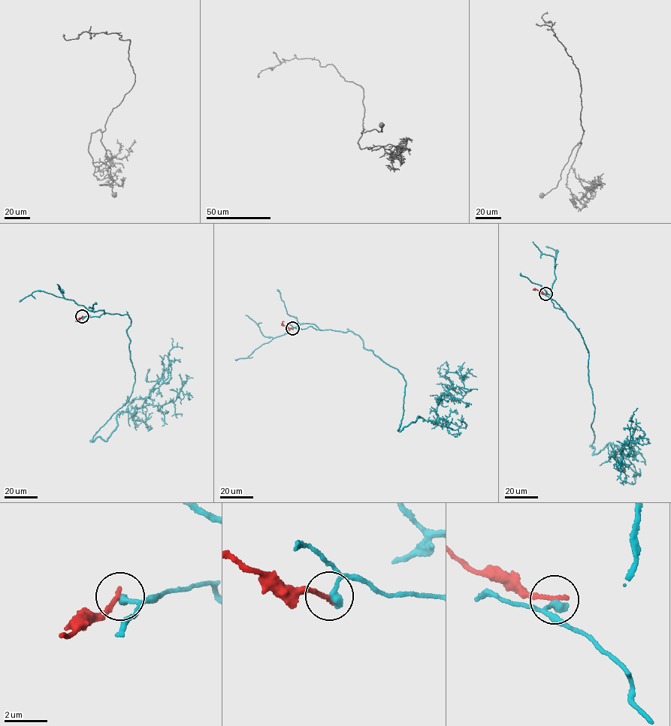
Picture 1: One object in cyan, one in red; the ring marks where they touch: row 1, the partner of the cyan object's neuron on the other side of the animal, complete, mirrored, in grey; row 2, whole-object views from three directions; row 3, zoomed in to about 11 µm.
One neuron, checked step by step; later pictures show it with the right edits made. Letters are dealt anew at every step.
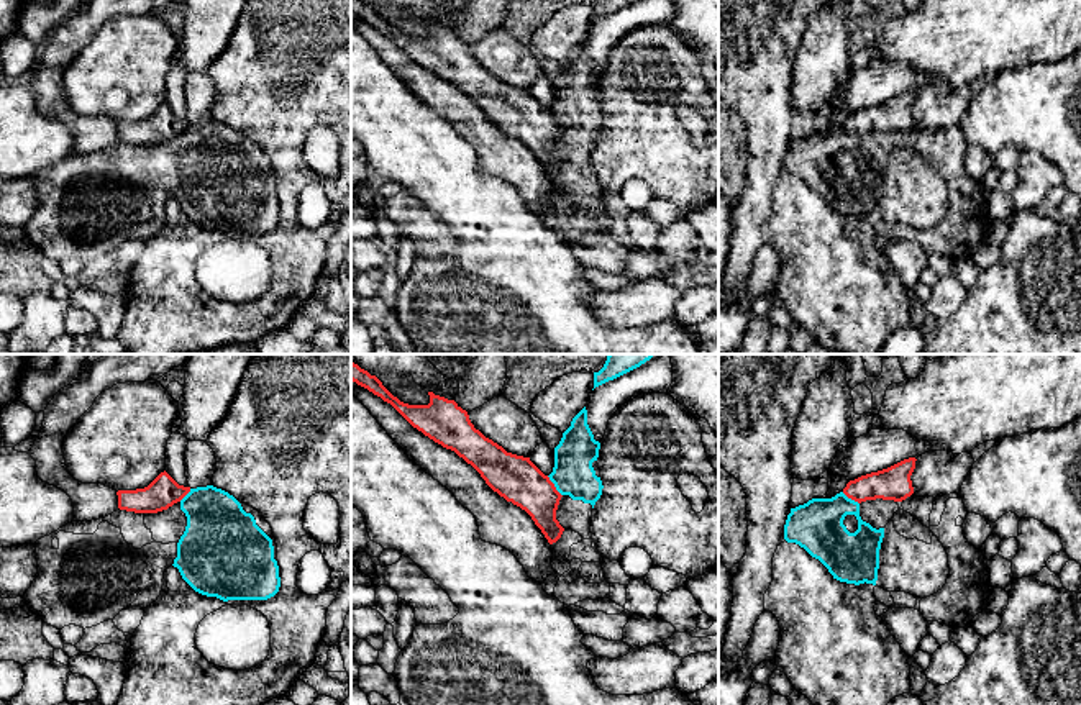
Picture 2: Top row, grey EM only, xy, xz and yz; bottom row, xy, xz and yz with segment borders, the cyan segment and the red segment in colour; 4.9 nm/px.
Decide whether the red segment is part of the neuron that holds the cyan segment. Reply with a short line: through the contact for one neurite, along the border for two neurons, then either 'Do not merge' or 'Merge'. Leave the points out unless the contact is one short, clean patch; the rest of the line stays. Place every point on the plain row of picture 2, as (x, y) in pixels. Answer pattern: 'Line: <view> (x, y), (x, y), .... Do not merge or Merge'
Line: xz (547, 109), (561, 128). Do not merge

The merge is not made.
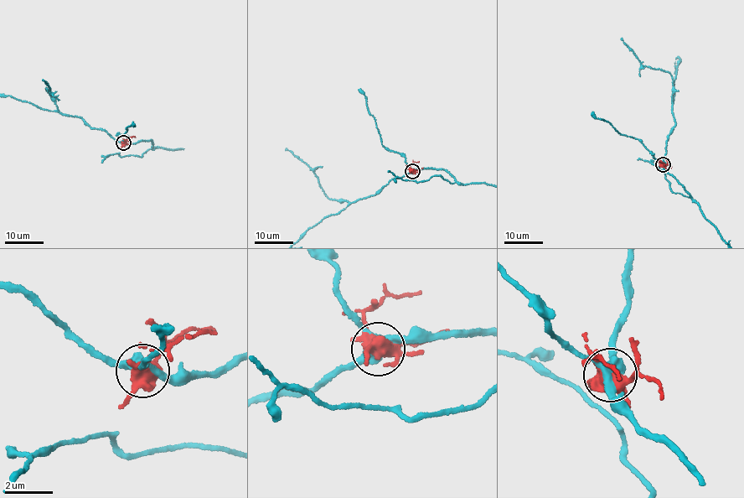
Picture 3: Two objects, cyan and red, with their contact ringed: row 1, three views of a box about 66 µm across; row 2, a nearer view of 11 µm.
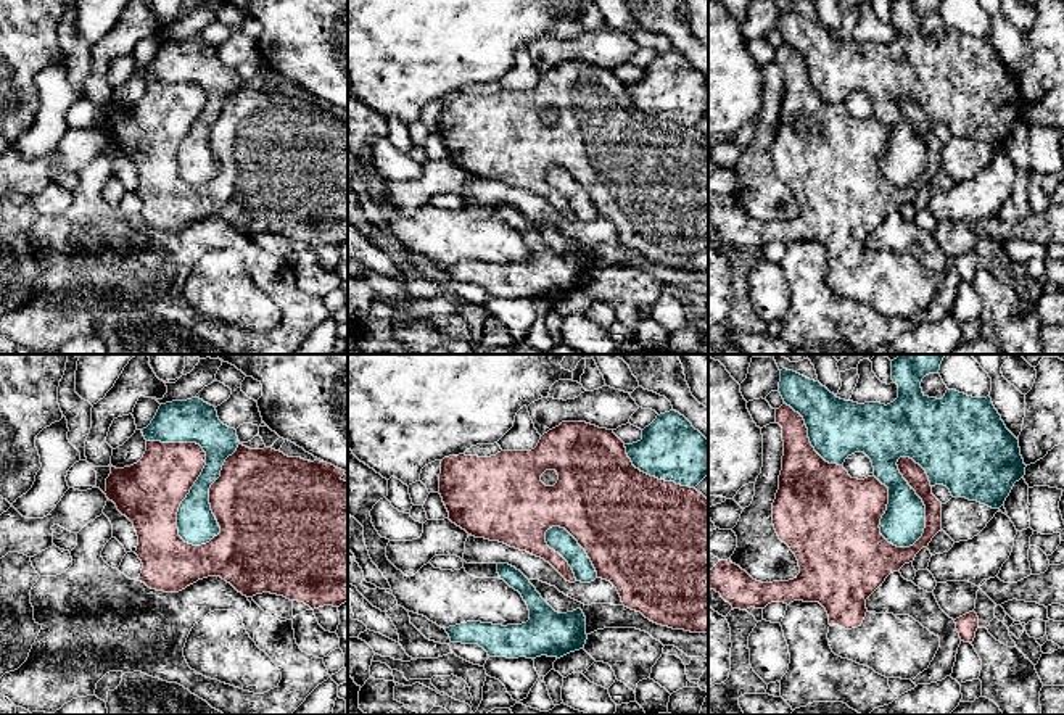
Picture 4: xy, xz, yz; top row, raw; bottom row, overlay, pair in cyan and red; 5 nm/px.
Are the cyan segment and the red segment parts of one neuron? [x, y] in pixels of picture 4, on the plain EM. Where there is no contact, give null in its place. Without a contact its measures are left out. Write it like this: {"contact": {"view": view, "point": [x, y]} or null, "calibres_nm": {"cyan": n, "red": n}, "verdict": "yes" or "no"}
{"contact": {"view": "xy", "point": [198, 118]}, "calibres_nm": {"cyan": 190, "red": 340}, "verdict": "no"}

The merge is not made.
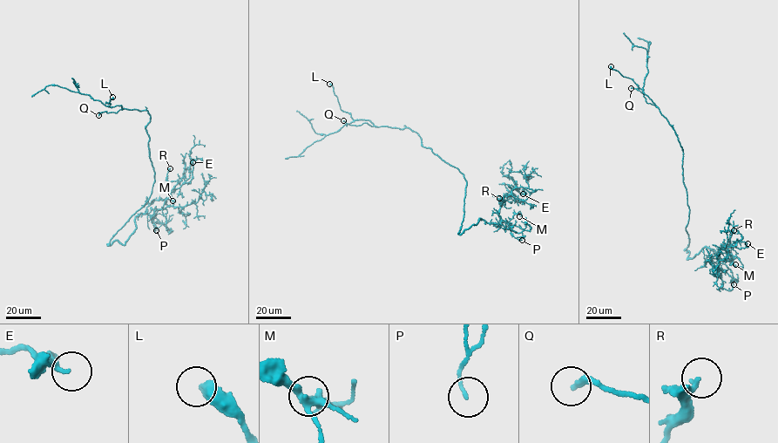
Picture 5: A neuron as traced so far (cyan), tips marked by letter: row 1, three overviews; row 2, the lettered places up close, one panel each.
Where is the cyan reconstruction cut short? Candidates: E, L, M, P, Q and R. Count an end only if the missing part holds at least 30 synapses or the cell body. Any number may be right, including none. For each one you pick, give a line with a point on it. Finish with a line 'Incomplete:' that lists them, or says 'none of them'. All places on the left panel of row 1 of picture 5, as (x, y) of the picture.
Q: place (98, 115)
Incomplete: Q

